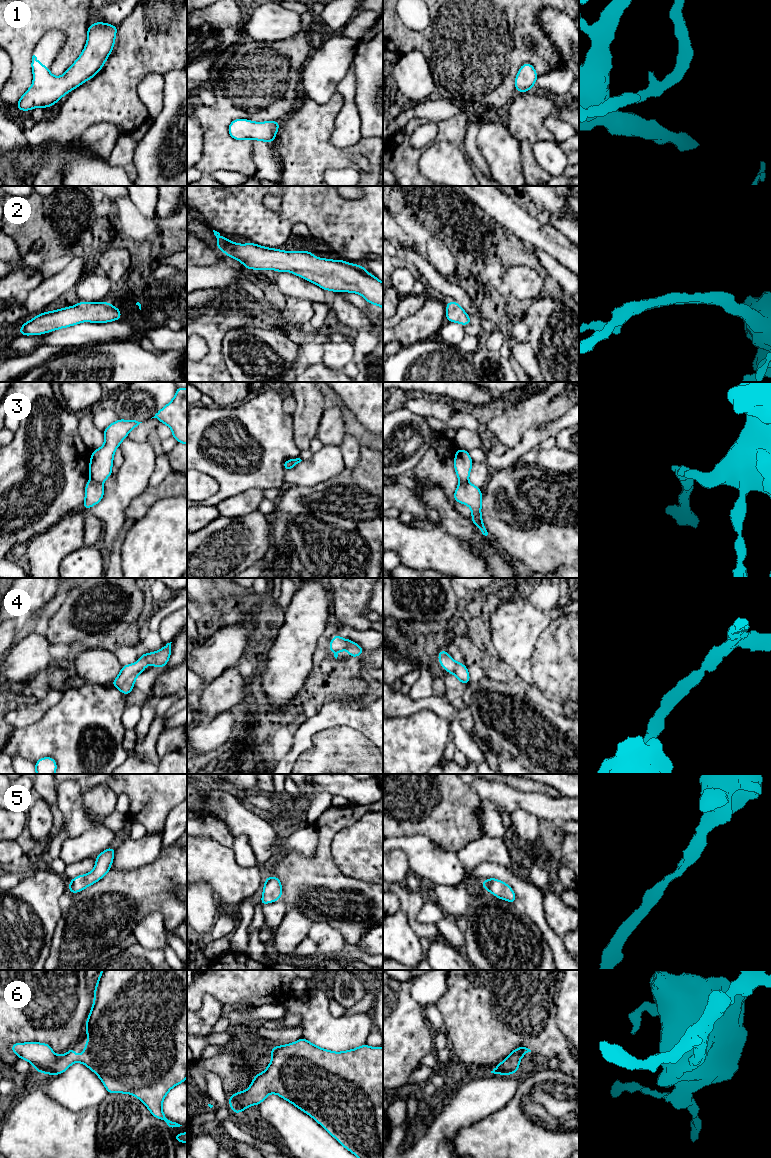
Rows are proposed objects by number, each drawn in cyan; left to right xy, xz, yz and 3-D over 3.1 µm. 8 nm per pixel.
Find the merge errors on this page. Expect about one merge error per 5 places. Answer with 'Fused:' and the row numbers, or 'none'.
Fused: 3

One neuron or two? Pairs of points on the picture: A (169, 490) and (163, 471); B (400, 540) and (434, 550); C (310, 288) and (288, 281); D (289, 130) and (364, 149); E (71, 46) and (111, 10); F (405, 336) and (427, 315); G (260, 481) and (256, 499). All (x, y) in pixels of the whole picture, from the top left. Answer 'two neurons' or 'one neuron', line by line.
A: two neurons
B: one neuron
C: one neuron
D: one neuron
E: two neurons
F: one neuron
G: two neurons

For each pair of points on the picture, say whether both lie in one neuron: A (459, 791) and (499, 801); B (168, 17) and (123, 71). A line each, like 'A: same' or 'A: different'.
A: different
B: same

